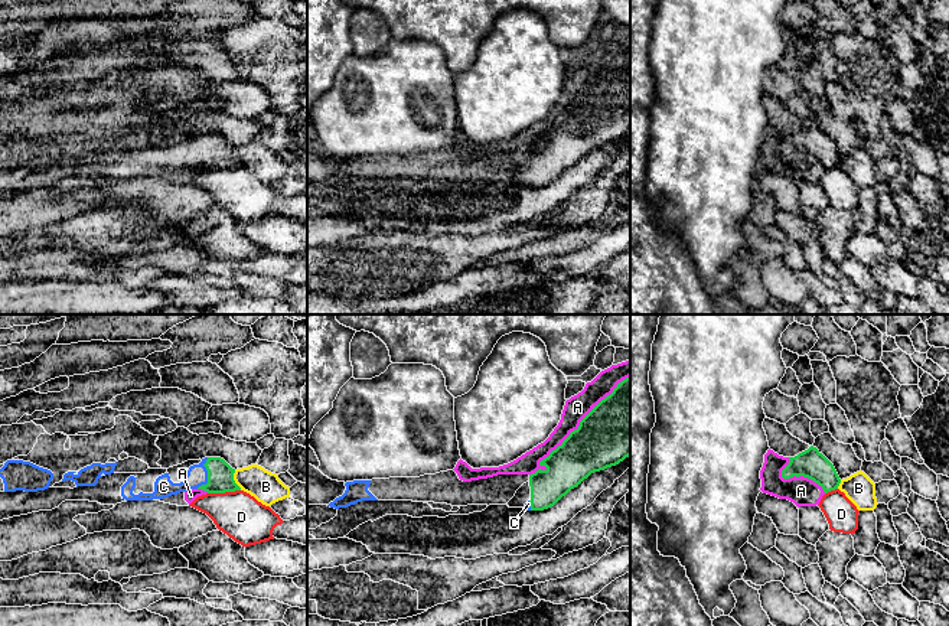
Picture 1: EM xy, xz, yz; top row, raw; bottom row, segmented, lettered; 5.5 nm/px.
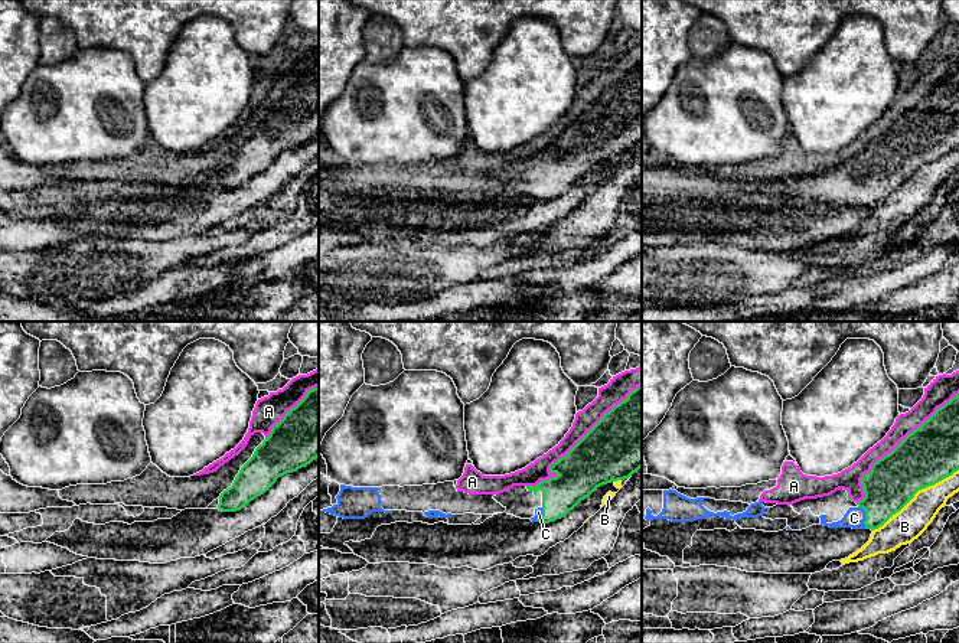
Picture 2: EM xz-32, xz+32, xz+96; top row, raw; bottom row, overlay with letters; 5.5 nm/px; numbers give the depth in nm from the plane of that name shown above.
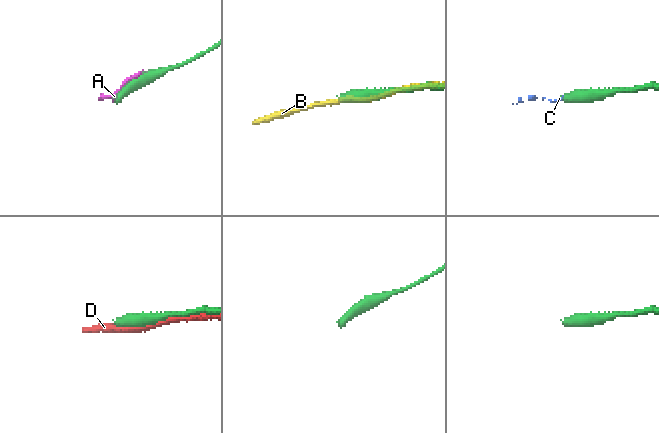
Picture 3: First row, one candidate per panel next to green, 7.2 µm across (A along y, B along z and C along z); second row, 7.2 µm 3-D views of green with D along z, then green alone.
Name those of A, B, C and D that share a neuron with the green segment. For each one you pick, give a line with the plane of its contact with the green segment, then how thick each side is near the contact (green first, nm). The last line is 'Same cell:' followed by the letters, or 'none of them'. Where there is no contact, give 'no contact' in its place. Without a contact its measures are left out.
C: meets green in xy; 140 nm thick on the green side, 120 nm on the other
Same cell: C

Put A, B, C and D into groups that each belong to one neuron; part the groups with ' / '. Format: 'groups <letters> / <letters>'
groups A / B / C / D

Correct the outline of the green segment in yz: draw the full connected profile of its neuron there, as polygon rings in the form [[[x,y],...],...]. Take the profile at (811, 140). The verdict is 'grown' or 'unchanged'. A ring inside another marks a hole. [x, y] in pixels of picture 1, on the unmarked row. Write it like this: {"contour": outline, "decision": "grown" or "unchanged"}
{"contour": [[[811,123],[789,137],[789,141],[782,147],[783,156],[808,154],[818,160],[825,170],[838,166],[841,156],[834,141],[816,124]]], "decision": "unchanged"}

